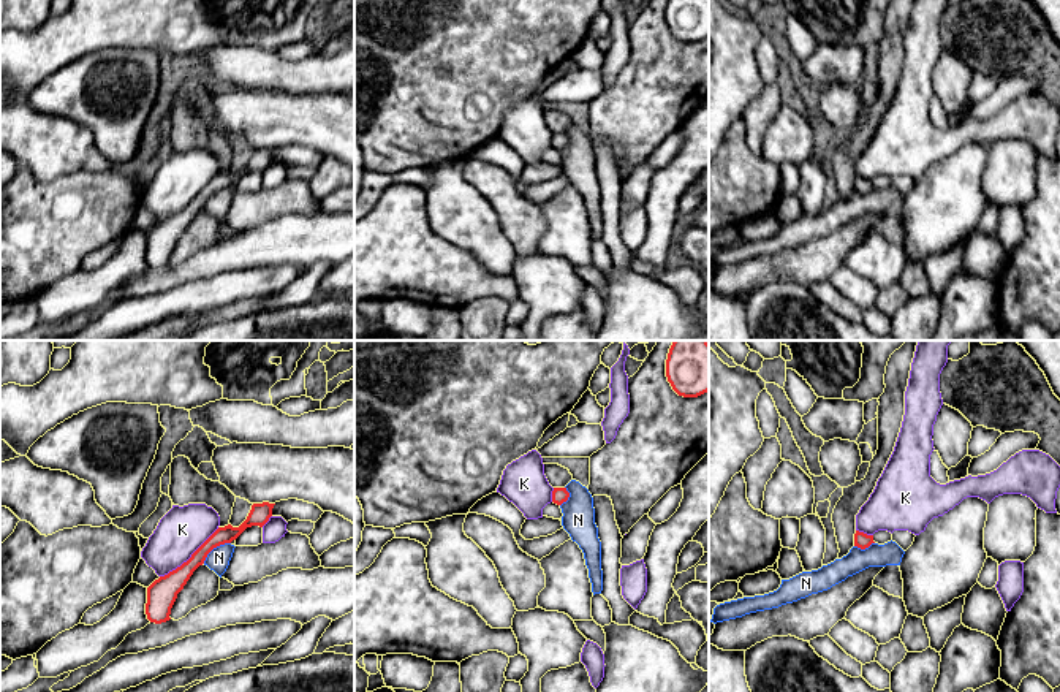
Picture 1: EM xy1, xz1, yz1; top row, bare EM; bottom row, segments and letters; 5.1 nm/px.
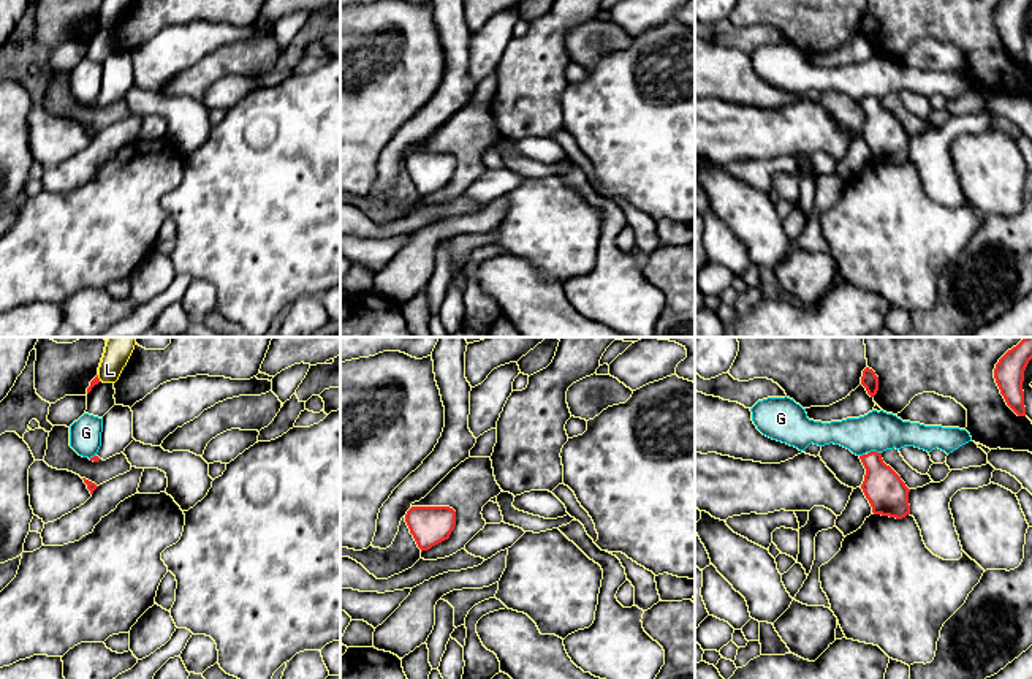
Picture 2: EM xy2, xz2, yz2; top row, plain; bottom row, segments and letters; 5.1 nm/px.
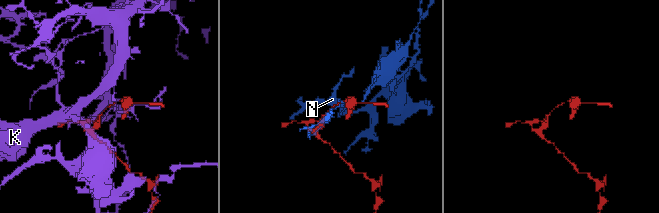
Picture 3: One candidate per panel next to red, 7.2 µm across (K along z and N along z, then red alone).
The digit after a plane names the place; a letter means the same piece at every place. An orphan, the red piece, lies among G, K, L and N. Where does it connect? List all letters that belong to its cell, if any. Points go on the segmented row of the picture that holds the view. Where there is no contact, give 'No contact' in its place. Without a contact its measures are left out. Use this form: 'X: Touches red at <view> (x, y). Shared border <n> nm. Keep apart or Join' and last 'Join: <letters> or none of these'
G: Touches red at yz2 (874, 451). Shared border 70 nm. Keep apart
K: Touches red at xy1 (190, 558). Shared border 400 nm. Keep apart
L: Touches red at xy2 (98, 379). Shared border 40 nm. Keep apart
N: Touches red at xy1 (214, 547). Shared border 180 nm. Keep apart
Join: none of these

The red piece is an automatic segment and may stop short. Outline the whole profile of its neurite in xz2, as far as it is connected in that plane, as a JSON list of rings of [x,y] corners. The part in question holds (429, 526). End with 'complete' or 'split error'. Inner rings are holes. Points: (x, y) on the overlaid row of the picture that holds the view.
[[[412,506],[405,522],[423,552],[450,538],[456,525],[456,511],[450,506]]] | complete

